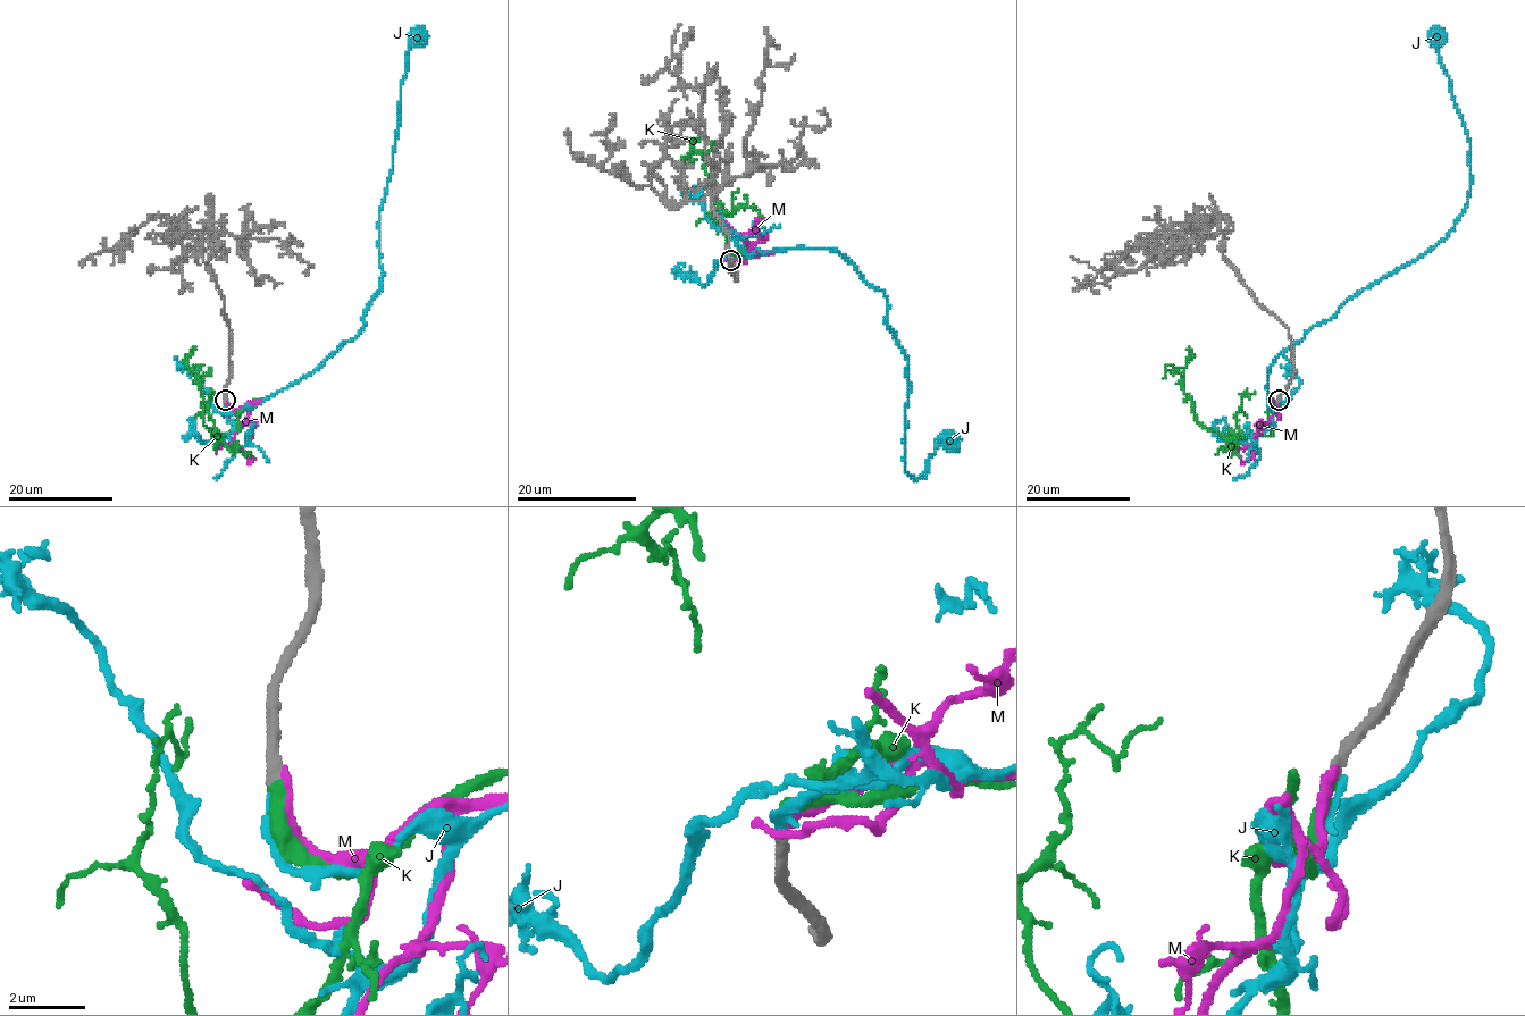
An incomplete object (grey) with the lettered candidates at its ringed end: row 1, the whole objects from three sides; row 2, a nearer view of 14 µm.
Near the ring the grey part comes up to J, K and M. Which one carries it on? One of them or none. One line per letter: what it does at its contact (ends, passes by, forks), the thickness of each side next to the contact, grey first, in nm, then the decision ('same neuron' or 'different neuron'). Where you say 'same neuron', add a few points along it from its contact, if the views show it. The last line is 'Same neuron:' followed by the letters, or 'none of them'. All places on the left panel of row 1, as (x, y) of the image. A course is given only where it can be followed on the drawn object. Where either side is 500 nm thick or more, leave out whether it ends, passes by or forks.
J: it ends; calibres 320 and 220 nm; different neuron
K: it ends; calibres 300 and 300 nm; same neuron; course (226, 400), (239, 411), (236, 425), (212, 437), (202, 419), (200, 383), (191, 370), (200, 363), (199, 378)
M: it ends; calibres 340 and 240 nm; different neuron
Same neuron: K

